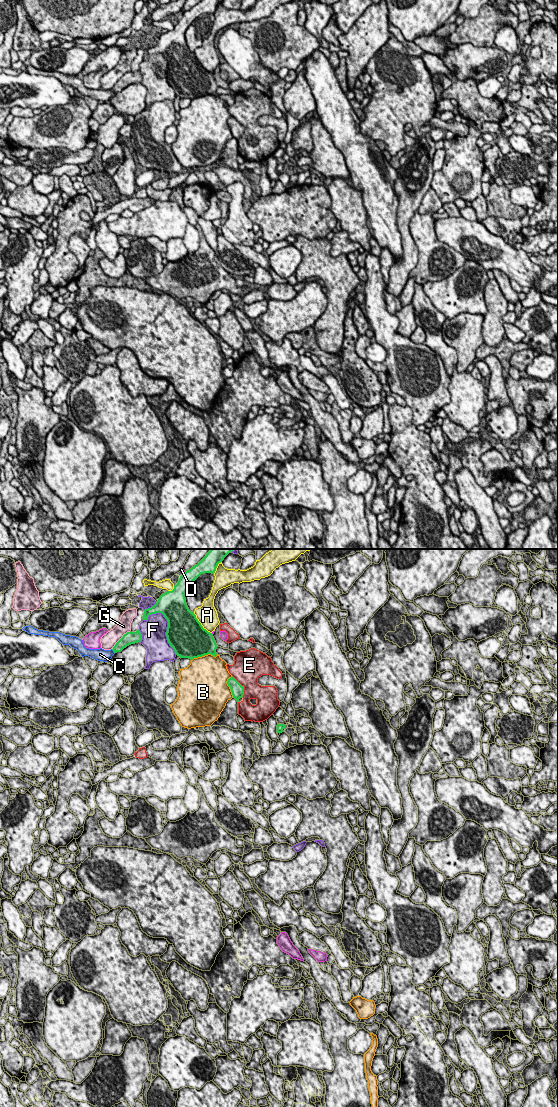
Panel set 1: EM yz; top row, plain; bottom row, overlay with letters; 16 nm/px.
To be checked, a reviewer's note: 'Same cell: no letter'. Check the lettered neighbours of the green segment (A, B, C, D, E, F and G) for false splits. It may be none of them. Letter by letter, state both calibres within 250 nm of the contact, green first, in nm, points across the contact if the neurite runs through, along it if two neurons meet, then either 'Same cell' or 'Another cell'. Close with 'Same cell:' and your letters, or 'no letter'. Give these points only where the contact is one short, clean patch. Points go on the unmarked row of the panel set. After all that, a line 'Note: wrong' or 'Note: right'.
A: Thickness 500 nm (green) against 320 nm. Another cell
B: Thickness 480 nm (green) against 480 nm. Another cell
C: Thickness 170 nm (green) against 190 nm. Path across: yz (125, 81), (113, 90), (108, 94), (100, 94). Same cell
D: Thickness 220 nm (green) against 30 nm. Another cell
E: Thickness 200 nm (green) against 440 nm. Another cell
F: Thickness 500 nm (green) against 400 nm. Another cell
G: Thickness 200 nm (green) against 240 nm. Another cell
Same cell: C
Note: wrong

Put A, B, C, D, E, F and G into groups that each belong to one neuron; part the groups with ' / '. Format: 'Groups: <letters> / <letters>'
Groups: A / B / C / D / E / F / G

